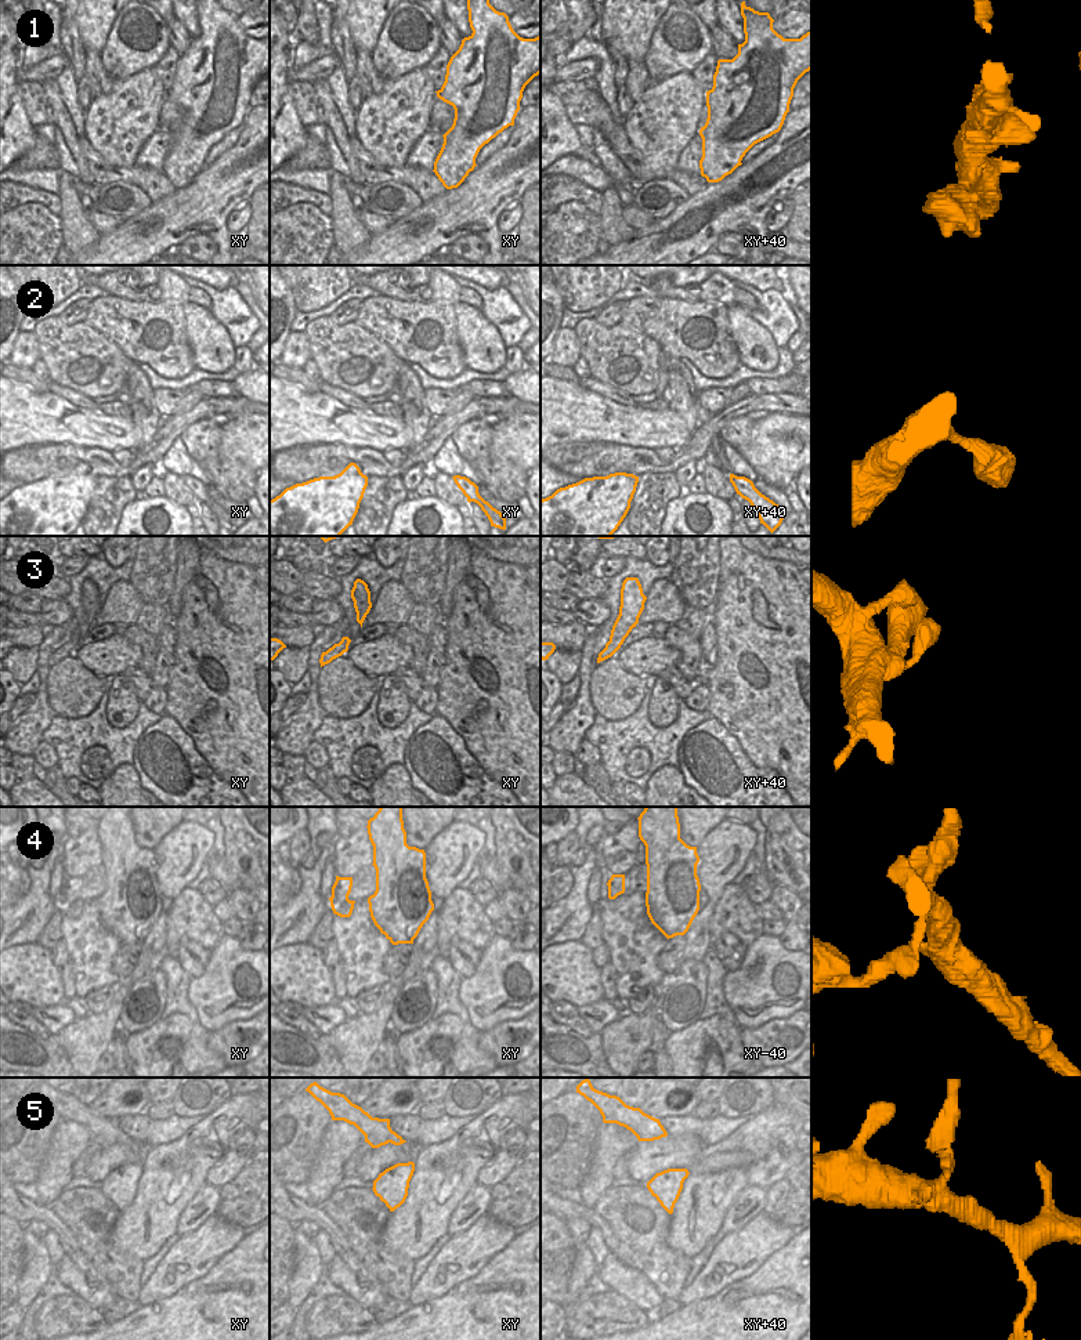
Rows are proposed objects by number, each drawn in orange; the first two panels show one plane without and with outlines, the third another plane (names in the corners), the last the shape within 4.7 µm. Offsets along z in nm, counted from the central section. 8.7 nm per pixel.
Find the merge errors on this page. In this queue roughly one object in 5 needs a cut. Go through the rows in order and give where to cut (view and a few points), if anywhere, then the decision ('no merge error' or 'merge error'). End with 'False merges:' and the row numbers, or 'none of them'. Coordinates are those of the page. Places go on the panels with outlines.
1: xy (463, 178), (454, 180), (447, 176), (441, 181) | merge error
2: no cut | no merge error
3: no cut | no merge error
4: no cut | no merge error
5: no cut | no merge error
False merges: 1

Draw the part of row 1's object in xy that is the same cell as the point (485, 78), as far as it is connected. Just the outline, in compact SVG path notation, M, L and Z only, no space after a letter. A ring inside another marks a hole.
M467 0L469 22L473 33L462 40L459 50L446 65L442 87L435 91L437 97L455 109L452 127L442 135L444 144L434 162L434 173L442 182L449 175L453 180L466 178L474 170L480 149L509 126L520 111L520 101L525 86L540 73L540 36L523 39L511 28L509 17L496 11L489 0Z

